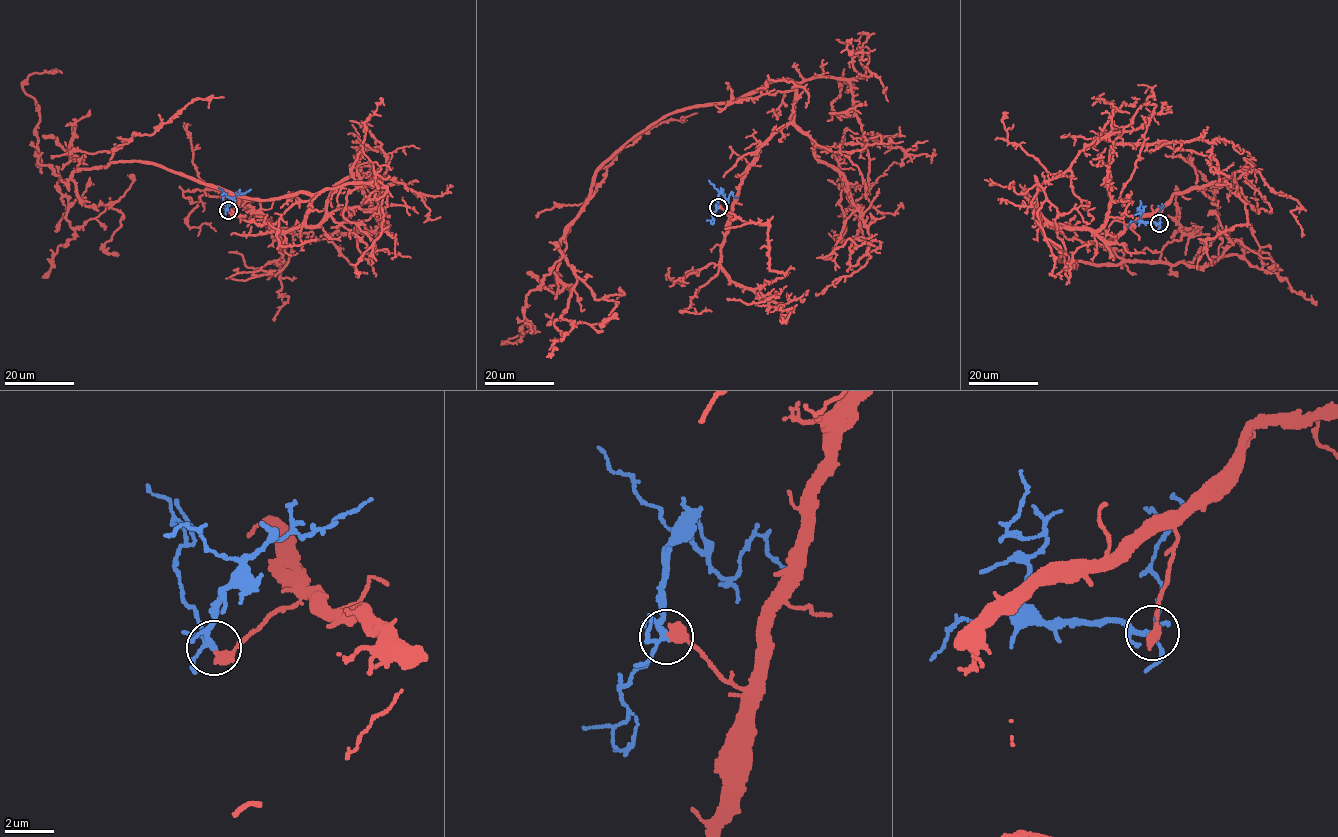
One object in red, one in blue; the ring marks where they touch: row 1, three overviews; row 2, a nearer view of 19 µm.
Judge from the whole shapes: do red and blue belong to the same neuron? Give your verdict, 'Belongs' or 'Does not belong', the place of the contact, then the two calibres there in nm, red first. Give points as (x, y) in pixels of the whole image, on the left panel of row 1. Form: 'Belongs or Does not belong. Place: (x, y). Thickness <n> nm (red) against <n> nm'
Does not belong. Place: (228, 210). Thickness 440 nm (red) against 170 nm

